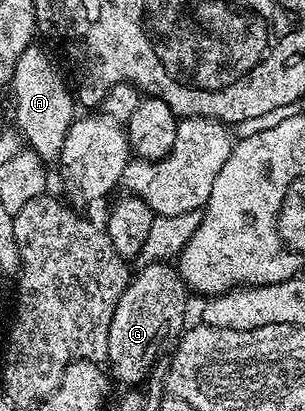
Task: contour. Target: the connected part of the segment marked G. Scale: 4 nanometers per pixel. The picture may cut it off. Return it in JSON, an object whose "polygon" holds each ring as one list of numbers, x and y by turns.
{"polygon":[[155,262,155,263,148,263,144,264,141,267,141,271,138,273,138,271,132,276,132,279,130,283,128,283,126,287,125,293,121,295,121,297,118,299,117,307,114,310,113,313,113,319,110,321,110,327,109,327,109,342,108,342,108,348,107,348,107,357,106,357,106,364,110,373,110,376,115,380,115,378,123,383,122,386,125,387,135,387,139,384,142,384,143,382,146,382,148,375,150,374,152,368,154,365,158,362,159,356,158,353,162,349,165,341,169,341,172,339,172,341,178,340,183,332,186,330,187,324,185,324,185,319,187,317,187,295,189,296,186,283,184,283,183,279,180,277,178,270,168,262]]}

